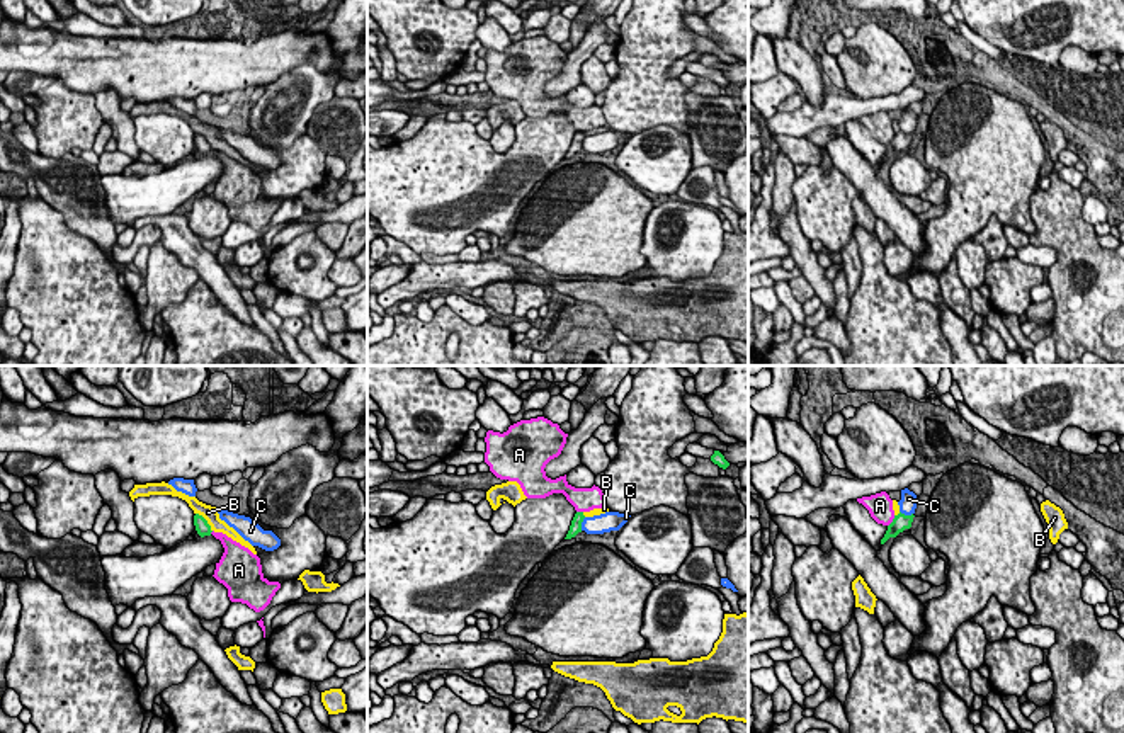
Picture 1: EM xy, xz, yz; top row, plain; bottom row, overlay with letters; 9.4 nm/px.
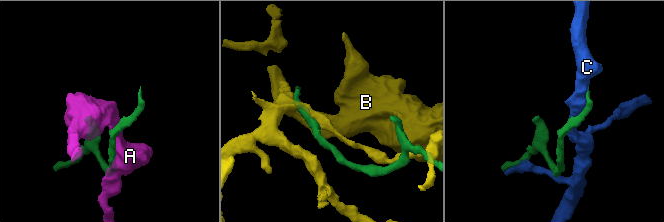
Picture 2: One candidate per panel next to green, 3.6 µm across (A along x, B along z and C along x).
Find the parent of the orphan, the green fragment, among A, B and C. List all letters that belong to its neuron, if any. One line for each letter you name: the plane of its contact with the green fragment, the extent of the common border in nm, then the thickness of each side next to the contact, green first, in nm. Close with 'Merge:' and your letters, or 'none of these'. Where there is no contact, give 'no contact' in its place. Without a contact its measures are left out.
Merge: none of these

